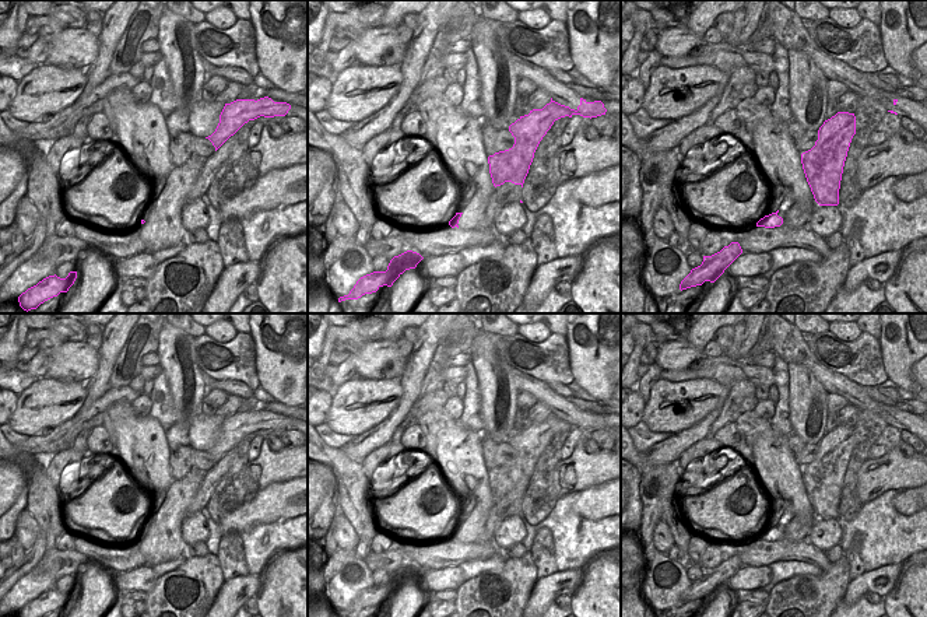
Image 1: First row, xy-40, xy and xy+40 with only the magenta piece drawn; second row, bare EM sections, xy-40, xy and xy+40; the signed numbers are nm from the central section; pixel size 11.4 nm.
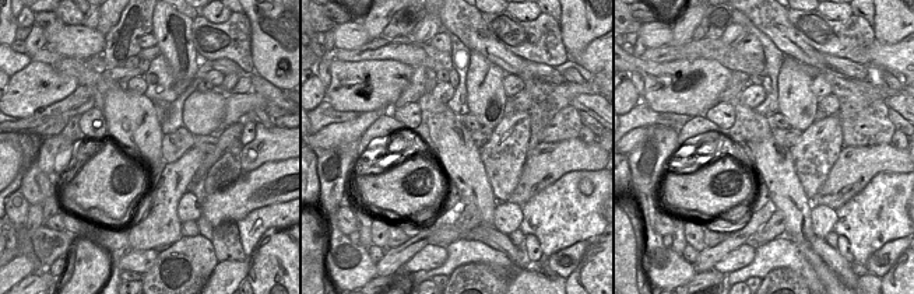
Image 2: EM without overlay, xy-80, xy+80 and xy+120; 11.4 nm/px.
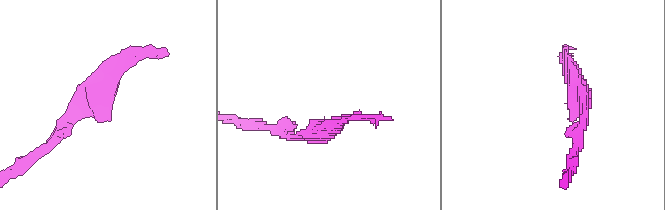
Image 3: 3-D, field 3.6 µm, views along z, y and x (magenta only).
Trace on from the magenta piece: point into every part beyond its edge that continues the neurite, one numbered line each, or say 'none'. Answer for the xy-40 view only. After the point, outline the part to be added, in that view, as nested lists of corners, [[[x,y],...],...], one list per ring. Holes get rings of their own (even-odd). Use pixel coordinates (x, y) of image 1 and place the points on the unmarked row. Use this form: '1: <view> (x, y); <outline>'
none

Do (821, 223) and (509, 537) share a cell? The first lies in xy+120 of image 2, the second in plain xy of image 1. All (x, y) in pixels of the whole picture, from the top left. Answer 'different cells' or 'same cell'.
same cell

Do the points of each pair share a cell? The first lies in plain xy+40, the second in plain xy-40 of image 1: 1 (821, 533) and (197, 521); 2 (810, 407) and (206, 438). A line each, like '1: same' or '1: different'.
1: same
2: different

